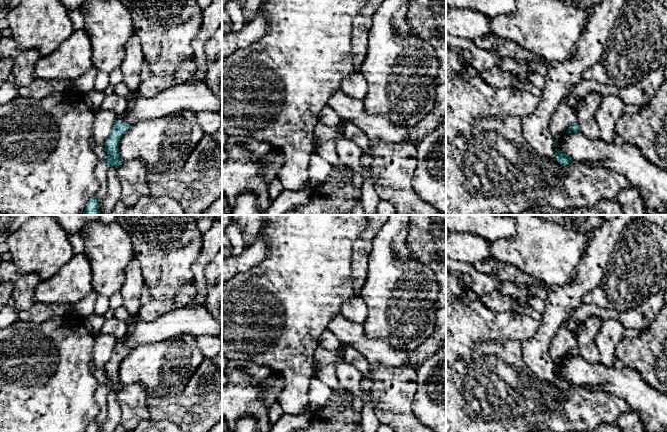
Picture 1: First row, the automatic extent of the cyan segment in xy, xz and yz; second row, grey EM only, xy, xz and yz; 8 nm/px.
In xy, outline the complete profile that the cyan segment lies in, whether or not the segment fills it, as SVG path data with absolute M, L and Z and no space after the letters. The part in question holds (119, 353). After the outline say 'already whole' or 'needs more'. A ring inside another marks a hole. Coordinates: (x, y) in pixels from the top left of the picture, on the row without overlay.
M124 338L117 339L112 355L107 364L104 366L107 377L107 383L104 387L108 388L109 391L118 392L123 387L123 384L119 379L118 370L121 362L129 354L129 352L130 349L125 346Z | needs more

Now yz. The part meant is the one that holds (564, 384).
M555 373L555 377L556 377L556 383L557 383L557 385L562 390L567 390L568 388L570 388L573 385L571 382L569 382L566 378L564 378L563 376L561 376L558 373Z | already whole

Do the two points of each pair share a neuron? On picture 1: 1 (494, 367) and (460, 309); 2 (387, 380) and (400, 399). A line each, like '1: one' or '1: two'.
1: two
2: one

